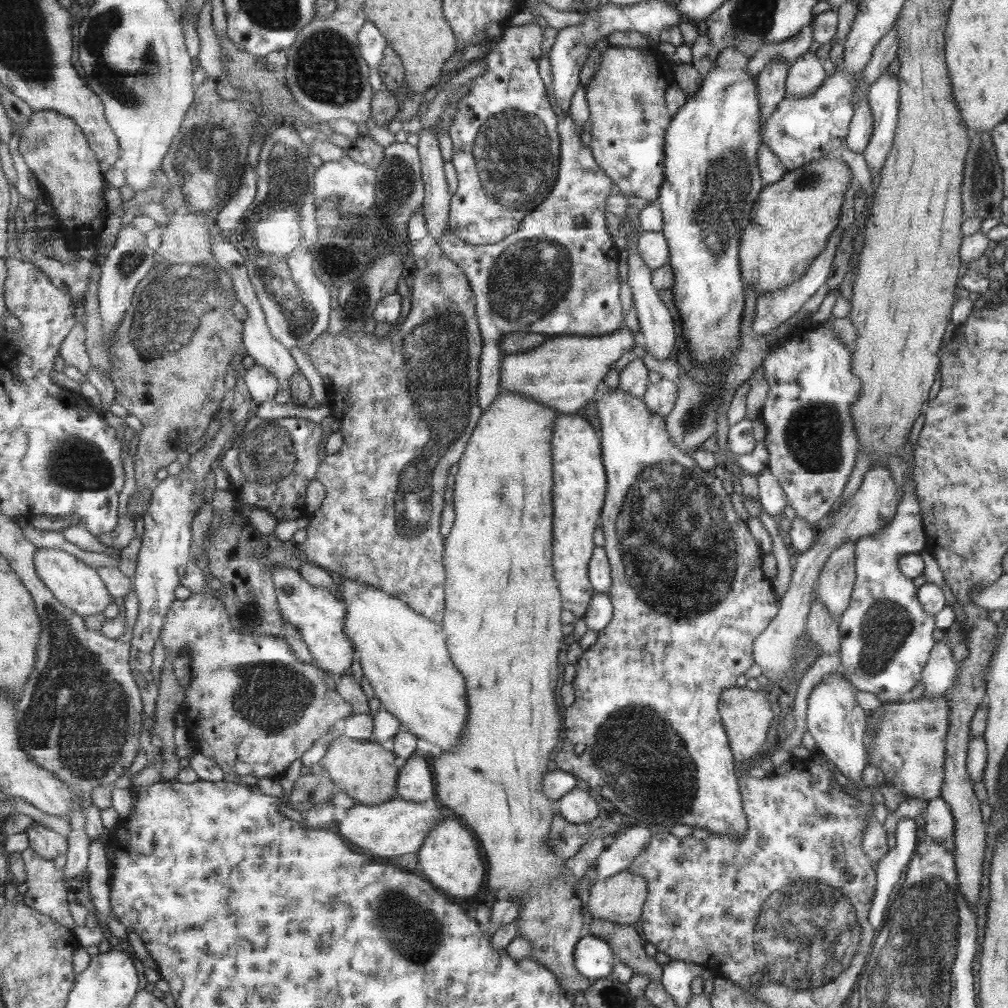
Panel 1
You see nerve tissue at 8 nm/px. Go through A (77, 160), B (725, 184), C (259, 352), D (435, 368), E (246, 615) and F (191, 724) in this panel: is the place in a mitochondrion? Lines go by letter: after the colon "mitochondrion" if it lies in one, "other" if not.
A: other
B: mitochondrion
C: other
D: mitochondrion
E: other
F: other

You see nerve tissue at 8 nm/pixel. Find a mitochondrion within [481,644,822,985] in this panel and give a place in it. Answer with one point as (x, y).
(629, 739)

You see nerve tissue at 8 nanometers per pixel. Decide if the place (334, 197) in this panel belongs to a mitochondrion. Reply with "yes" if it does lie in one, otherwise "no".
yes

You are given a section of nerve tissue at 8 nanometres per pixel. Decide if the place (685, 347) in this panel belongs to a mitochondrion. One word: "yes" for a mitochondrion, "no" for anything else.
no

